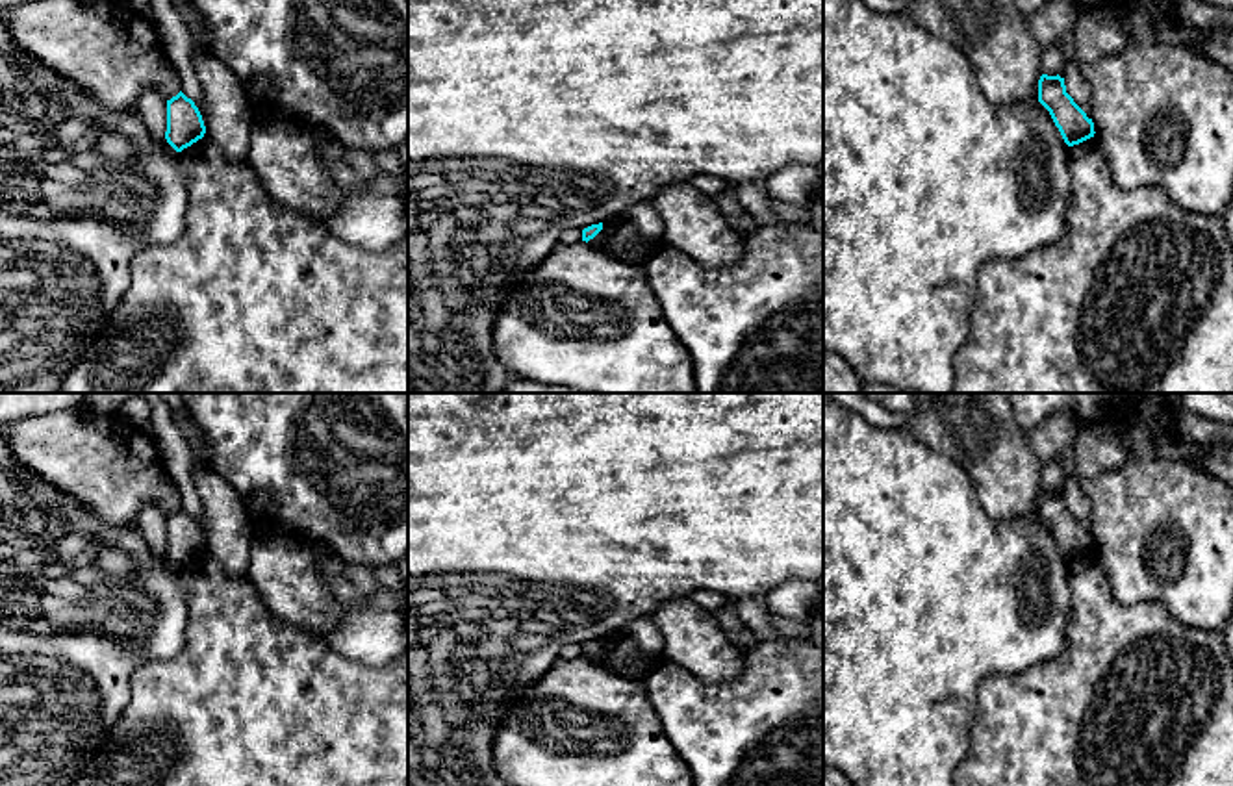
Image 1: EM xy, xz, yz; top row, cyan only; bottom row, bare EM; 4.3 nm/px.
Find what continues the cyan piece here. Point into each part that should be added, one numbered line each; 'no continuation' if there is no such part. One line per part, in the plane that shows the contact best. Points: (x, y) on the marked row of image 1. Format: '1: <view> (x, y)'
no continuation

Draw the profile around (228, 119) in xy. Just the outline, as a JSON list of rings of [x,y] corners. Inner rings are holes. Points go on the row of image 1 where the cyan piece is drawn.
[[[193,33],[191,56],[195,74],[204,95],[206,137],[213,141],[232,163],[247,159],[256,111],[237,76],[217,59],[202,39]]]

